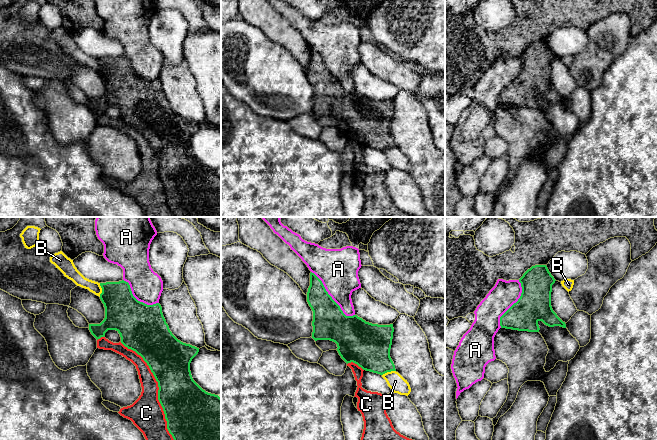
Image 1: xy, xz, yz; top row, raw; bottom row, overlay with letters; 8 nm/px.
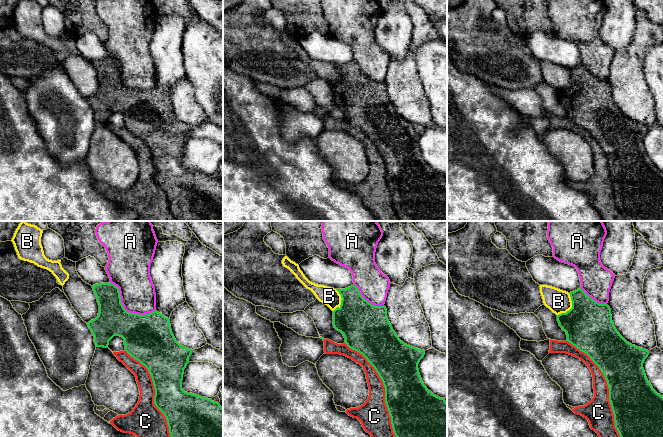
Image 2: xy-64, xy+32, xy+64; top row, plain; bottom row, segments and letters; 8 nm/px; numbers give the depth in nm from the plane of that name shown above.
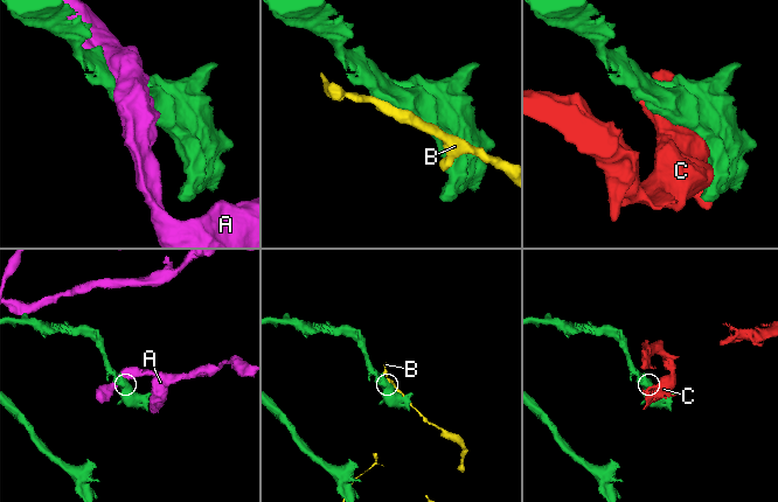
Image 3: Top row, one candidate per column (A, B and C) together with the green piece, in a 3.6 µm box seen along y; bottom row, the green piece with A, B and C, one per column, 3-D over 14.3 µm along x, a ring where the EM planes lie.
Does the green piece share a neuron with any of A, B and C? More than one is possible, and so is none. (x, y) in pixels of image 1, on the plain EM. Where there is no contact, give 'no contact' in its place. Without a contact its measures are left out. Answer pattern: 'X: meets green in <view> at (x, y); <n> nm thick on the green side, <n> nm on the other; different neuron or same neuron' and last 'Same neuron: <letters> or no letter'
A: meets green in xz at (331, 73); 280 nm thick on the green side, 320 nm on the other; different neuron
B: meets green in xy at (102, 66); 300 nm thick on the green side, 90 nm on the other; different neuron
C: meets green in xy at (159, 164); 360 nm thick on the green side, 260 nm on the other; different neuron
Same neuron: no letter

